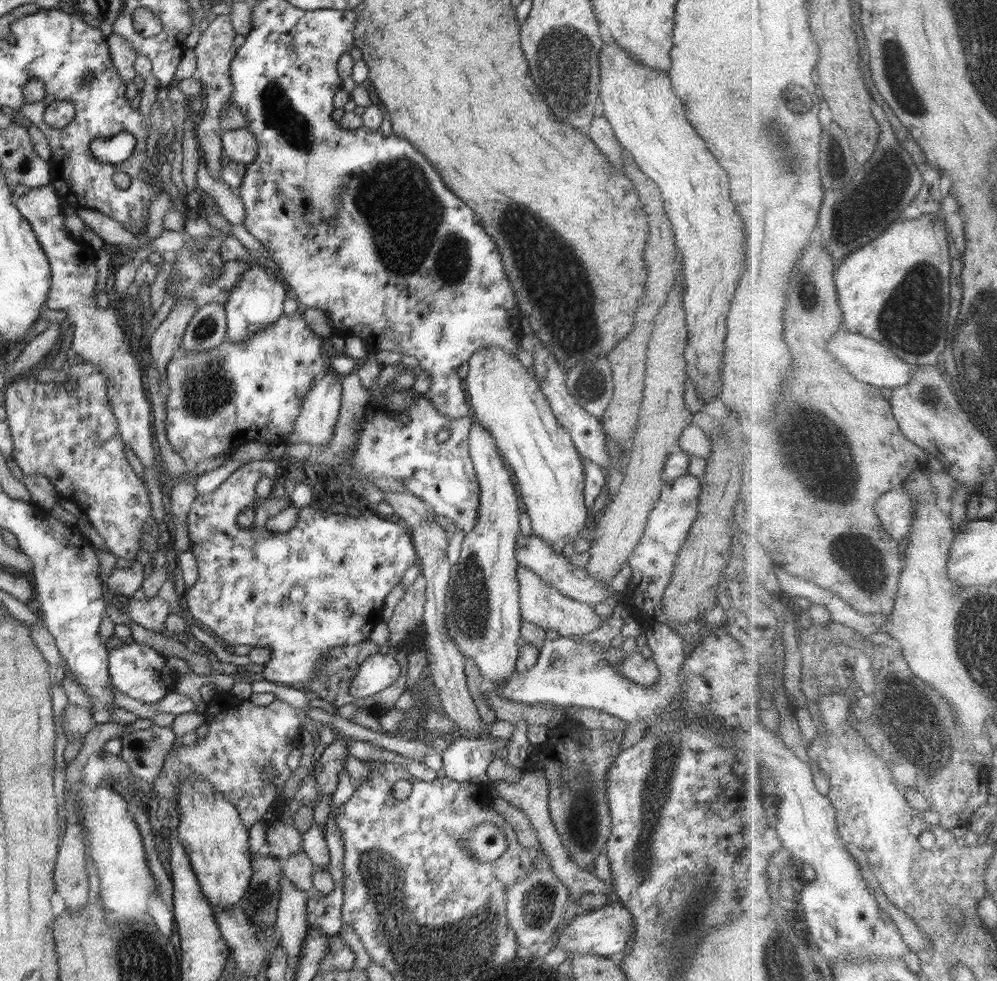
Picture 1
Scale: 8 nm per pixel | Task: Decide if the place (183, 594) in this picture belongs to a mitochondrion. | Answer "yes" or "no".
no

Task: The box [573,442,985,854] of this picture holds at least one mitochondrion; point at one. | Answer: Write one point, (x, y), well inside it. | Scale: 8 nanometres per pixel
(926, 748)

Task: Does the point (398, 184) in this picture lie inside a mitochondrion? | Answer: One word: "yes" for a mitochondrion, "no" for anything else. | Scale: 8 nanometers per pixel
yes

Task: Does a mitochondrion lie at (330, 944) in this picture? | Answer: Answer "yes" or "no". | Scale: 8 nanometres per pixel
no

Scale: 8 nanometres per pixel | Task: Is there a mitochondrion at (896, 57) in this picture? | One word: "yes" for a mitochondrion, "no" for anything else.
yes

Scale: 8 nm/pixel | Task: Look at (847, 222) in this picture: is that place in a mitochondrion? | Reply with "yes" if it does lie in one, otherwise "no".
yes

